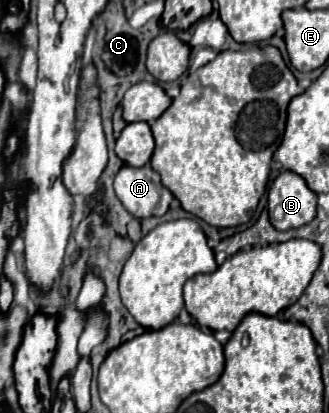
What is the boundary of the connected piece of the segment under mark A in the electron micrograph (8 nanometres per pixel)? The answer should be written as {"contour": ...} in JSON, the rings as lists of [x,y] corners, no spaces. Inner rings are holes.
{"contour":[[[122,166],[114,178],[118,200],[134,218],[164,216],[172,202],[172,194],[160,184],[160,176],[150,168]]]}

